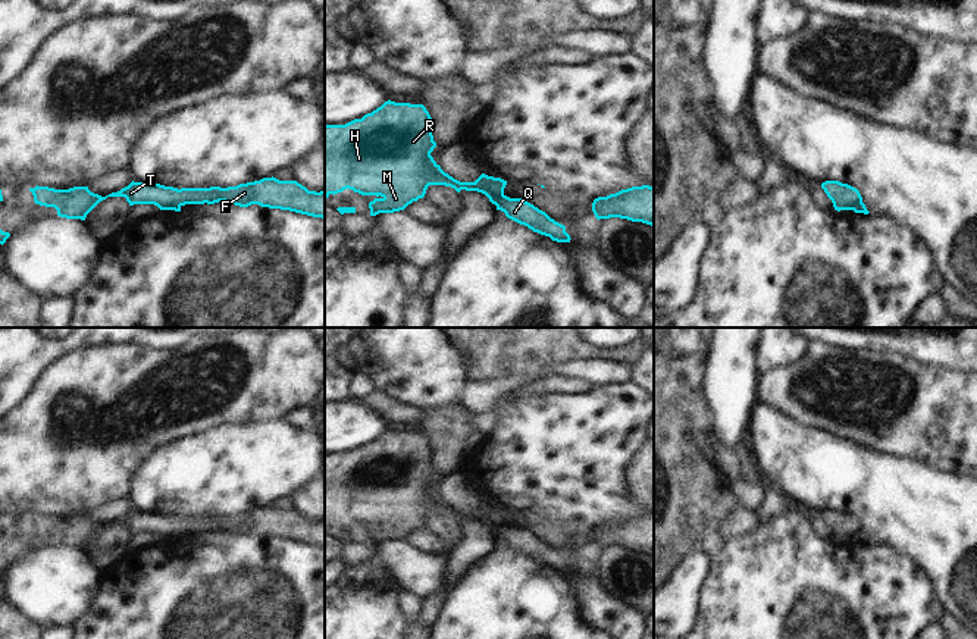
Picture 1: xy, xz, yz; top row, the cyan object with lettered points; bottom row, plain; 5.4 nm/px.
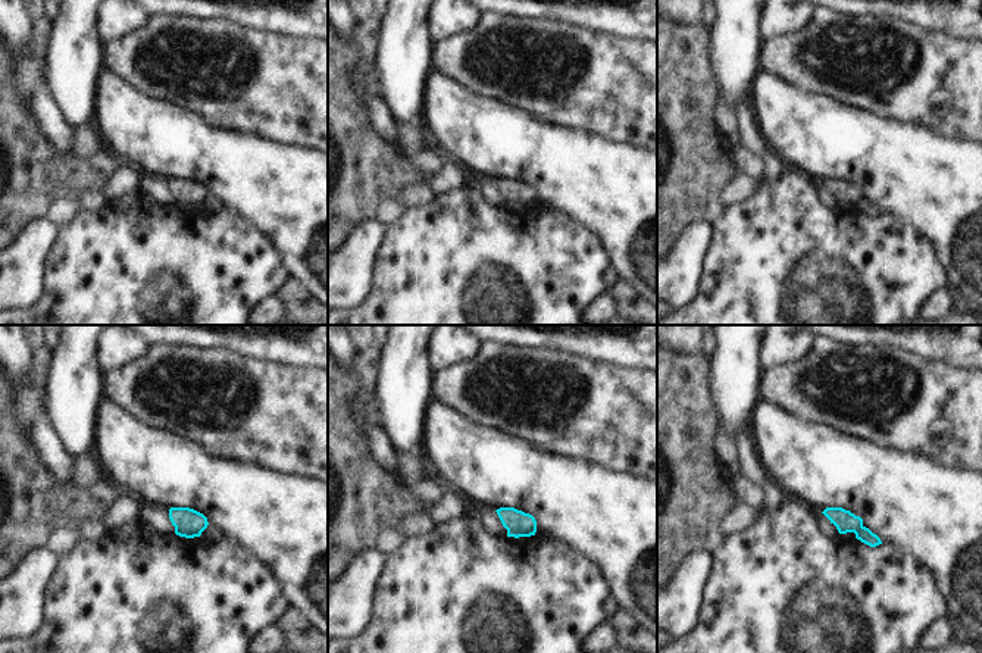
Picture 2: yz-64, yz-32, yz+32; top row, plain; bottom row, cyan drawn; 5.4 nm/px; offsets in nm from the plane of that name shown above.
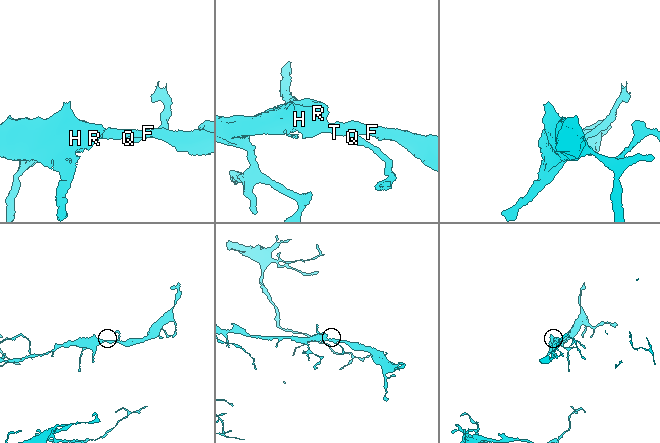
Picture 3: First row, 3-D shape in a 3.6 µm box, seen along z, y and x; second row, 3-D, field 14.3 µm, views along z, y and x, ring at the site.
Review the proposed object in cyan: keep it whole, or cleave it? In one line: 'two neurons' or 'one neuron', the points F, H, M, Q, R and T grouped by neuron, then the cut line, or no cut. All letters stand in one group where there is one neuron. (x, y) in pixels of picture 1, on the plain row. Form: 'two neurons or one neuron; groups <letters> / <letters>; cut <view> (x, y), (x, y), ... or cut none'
two neurons; groups F H M R T / Q; cut yz (861, 529), (849, 538)

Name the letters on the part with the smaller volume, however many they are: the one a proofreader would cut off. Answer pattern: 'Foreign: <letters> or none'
Foreign: Q

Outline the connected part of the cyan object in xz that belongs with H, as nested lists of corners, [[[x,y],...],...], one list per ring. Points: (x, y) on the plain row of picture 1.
[[[385,430],[361,448],[345,454],[325,454],[325,527],[353,519],[375,524],[369,532],[370,545],[404,539],[423,527],[429,514],[445,514],[485,523],[492,533],[504,526],[507,510],[482,502],[475,511],[460,511],[445,502],[430,482],[436,476],[432,447],[423,433]]]

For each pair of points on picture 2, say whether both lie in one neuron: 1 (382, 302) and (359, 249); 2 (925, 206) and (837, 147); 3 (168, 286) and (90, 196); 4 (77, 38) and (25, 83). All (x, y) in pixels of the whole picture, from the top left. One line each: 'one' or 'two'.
1: two
2: one
3: two
4: two

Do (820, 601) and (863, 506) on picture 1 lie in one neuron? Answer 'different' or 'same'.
different

